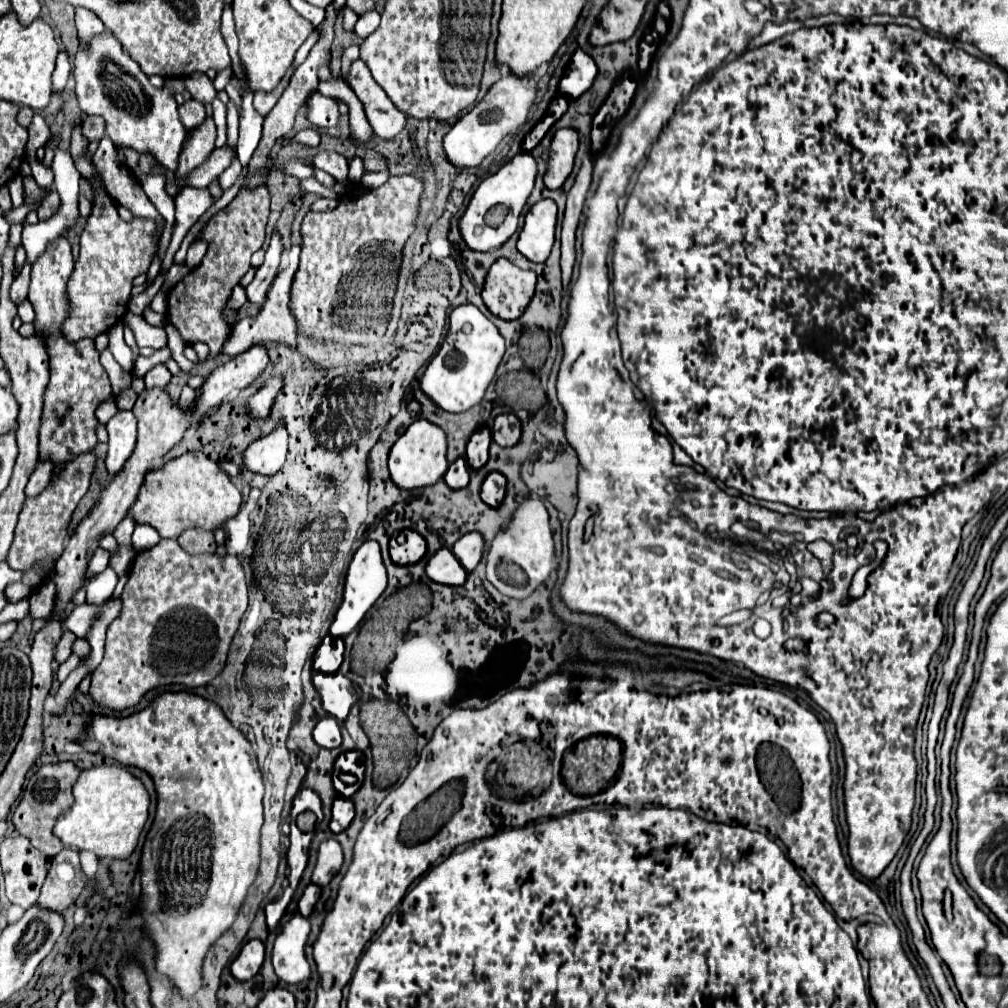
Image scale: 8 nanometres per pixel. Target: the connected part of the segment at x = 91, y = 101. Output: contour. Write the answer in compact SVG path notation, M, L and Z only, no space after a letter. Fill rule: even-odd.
M95 34L89 44L79 42L79 50L73 58L75 94L79 108L85 114L97 114L105 120L105 134L115 146L133 148L139 154L149 152L157 156L157 164L165 164L169 172L177 170L177 158L185 142L187 130L179 120L177 102L173 92L183 92L183 80L167 80L163 88L155 88L149 82L135 60L123 52L123 46L111 34Z

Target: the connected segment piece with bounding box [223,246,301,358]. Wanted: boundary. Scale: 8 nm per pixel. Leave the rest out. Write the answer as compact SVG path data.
M293 246L291 248L291 254L289 254L289 264L283 266L283 270L279 272L279 276L275 278L275 282L271 284L271 290L267 294L267 300L263 304L263 308L259 310L259 314L255 318L245 318L241 322L237 322L233 326L233 332L229 334L229 340L225 340L225 348L223 348L223 354L227 356L237 356L245 350L249 350L253 346L253 342L271 342L271 340L281 340L281 342L289 342L289 344L295 344L295 336L297 336L297 330L295 330L295 320L293 320L293 312L289 308L289 300L291 300L291 282L293 282L293 276L295 276L295 270L297 270L297 264L299 264L299 252L301 248L299 246Z

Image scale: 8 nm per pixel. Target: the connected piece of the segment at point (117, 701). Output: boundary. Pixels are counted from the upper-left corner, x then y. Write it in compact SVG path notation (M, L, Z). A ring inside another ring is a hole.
M161 540L155 548L135 556L129 582L121 594L123 610L107 628L107 644L103 662L91 674L89 696L95 704L123 712L141 702L141 698L159 686L183 684L189 688L209 684L223 668L229 644L239 628L239 620L247 610L247 580L237 556L189 556L177 540Z

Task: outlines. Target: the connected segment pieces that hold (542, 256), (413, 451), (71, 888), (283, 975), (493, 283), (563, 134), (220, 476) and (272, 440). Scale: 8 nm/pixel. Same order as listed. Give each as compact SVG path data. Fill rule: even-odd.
M553 200L535 202L525 214L525 224L519 232L517 250L531 262L545 262L555 240L557 206Z
M417 420L413 422L403 436L399 436L399 440L393 444L391 452L389 452L389 474L393 484L397 484L397 488L401 490L413 490L413 488L425 488L429 484L435 484L437 480L443 478L443 472L447 470L447 436L445 432L427 422L427 420Z
M65 848L53 858L53 866L35 904L43 910L55 910L61 914L69 908L69 904L79 898L85 884L87 876L81 872L79 854L75 850Z
M295 914L287 924L283 924L281 932L277 934L273 946L273 968L279 980L295 984L311 976L311 968L305 958L309 930L309 922L303 916Z
M499 258L485 278L485 306L501 320L517 320L535 292L535 278L531 270L521 270L509 260Z
M573 128L557 130L551 140L549 158L547 158L547 172L543 176L543 182L549 190L557 190L563 186L567 176L573 170L573 160L577 154L579 136Z
M187 452L165 462L161 468L151 468L145 474L143 486L129 514L137 524L153 526L161 538L177 538L187 528L215 530L233 518L241 508L241 492L229 476L211 462L203 452Z
M281 424L269 436L251 442L251 446L243 452L243 466L253 474L273 476L283 466L285 454L287 454L287 432Z

